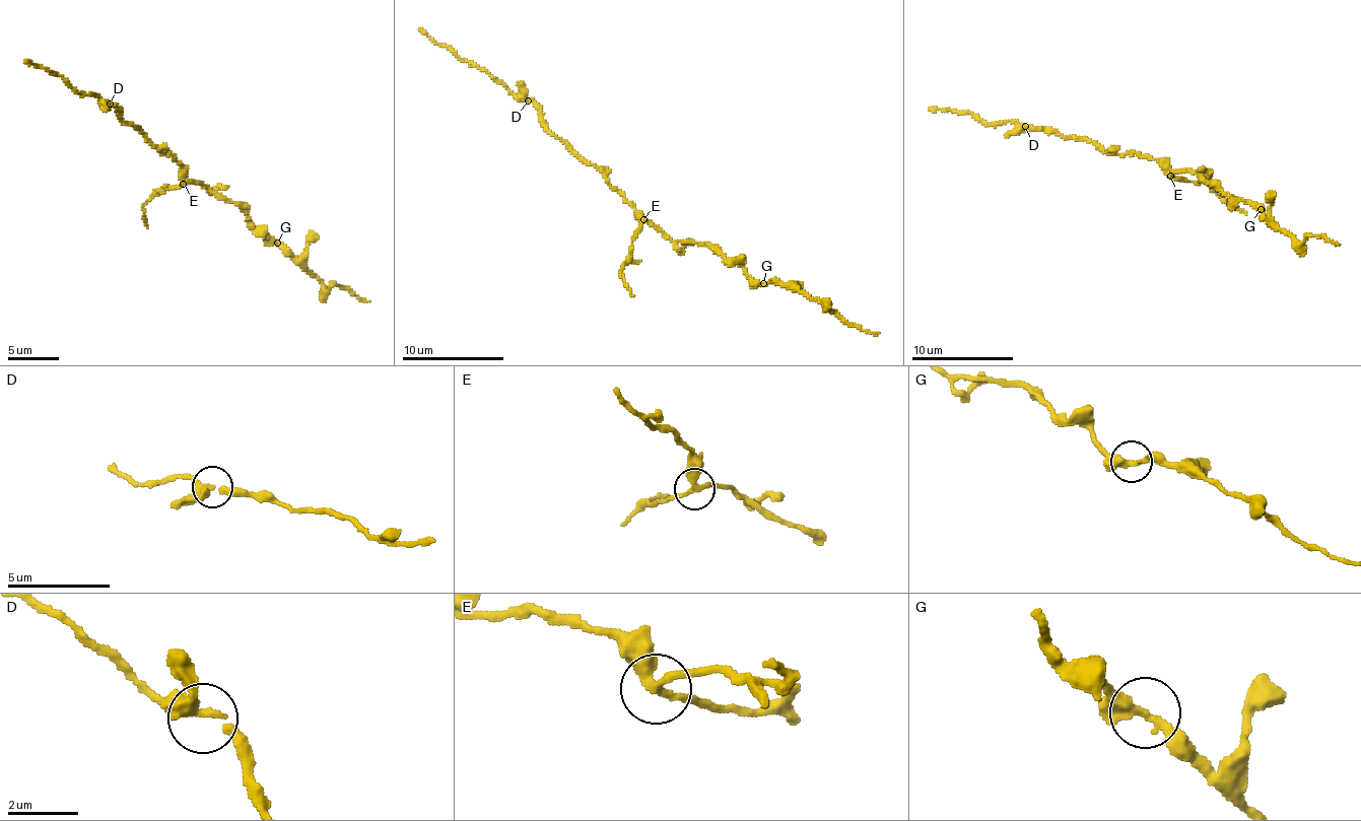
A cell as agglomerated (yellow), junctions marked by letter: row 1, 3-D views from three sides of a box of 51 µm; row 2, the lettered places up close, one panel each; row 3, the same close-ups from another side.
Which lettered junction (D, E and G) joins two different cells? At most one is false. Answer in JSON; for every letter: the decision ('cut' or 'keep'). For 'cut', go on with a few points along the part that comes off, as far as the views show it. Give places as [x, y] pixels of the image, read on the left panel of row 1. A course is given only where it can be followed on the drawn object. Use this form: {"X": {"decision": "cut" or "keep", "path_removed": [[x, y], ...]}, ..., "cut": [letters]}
{"D": {"decision": "keep"}, "E": {"decision": "cut", "path_removed": [[184, 185], [159, 192], [142, 207], [147, 227]]}, "G": {"decision": "keep"}, "cut": ["E"]}

